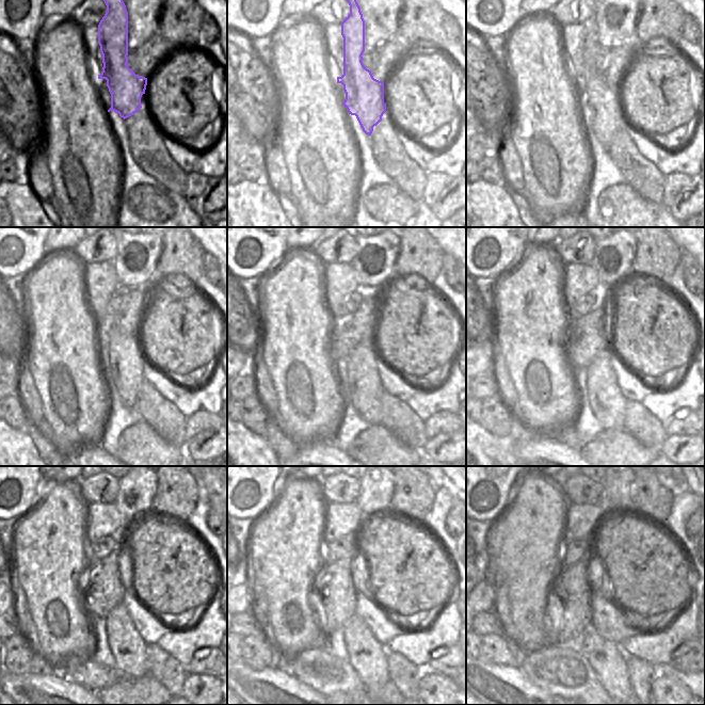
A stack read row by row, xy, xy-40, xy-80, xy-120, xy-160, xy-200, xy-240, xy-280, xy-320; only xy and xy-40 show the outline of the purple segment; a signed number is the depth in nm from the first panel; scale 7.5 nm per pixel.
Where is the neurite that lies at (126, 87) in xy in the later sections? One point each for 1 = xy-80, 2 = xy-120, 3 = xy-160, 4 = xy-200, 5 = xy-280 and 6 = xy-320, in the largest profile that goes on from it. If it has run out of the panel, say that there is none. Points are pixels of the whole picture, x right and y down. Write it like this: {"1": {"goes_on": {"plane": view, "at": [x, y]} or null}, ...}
{"1": {"goes_on": {"plane": "xy-80", "at": [601, 103]}}, "2": {"goes_on": {"plane": "xy-120", "at": [126, 356]}}, "3": {"goes_on": {"plane": "xy-160", "at": [364, 388]}}, "4": {"goes_on": {"plane": "xy-200", "at": [606, 401]}}, "5": {"goes_on": {"plane": "xy-280", "at": [367, 656]}}, "6": {"goes_on": {"plane": "xy-320", "at": [607, 659]}}}

